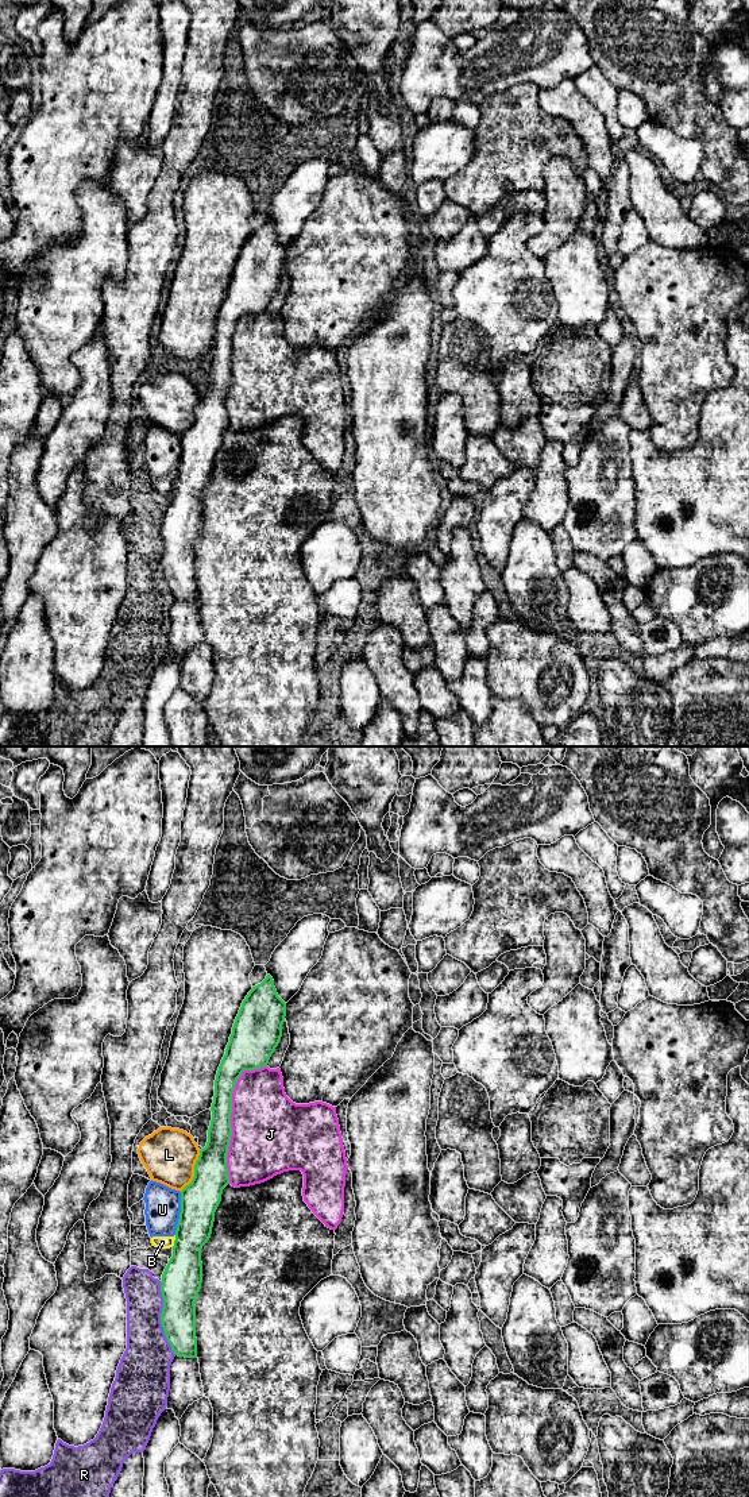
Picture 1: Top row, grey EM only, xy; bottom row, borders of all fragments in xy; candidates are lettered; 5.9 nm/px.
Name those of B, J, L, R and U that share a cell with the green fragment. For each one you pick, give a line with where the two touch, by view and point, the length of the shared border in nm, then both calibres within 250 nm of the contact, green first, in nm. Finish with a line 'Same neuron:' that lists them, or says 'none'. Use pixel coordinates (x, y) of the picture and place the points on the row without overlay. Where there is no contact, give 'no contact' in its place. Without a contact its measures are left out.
Same neuron: none

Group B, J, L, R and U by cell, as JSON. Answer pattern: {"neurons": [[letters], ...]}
{"neurons": [["B", "U"], ["J"], ["L"], ["R"]]}

